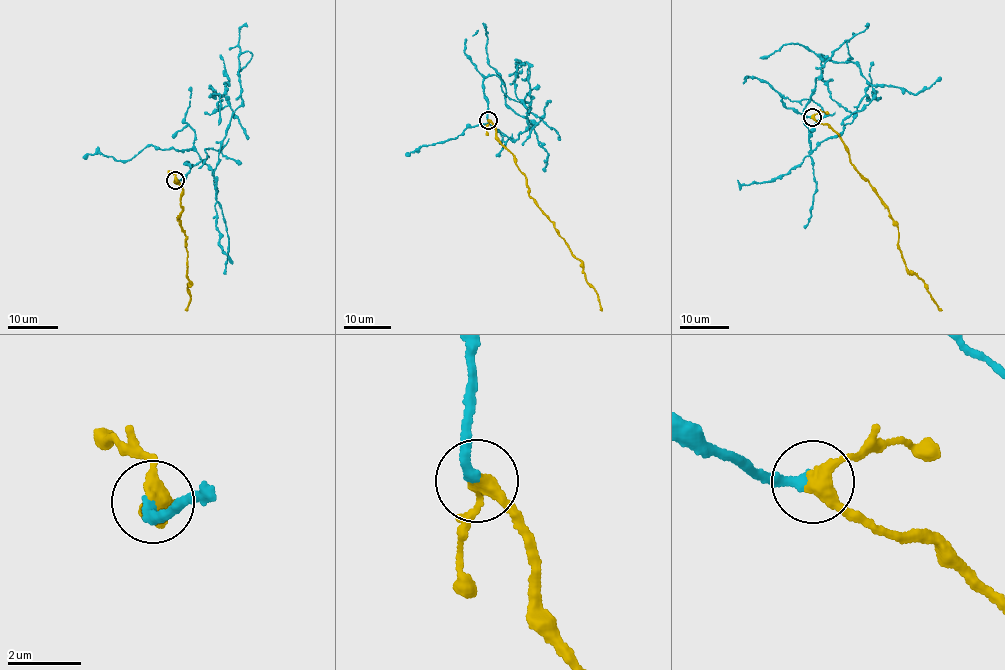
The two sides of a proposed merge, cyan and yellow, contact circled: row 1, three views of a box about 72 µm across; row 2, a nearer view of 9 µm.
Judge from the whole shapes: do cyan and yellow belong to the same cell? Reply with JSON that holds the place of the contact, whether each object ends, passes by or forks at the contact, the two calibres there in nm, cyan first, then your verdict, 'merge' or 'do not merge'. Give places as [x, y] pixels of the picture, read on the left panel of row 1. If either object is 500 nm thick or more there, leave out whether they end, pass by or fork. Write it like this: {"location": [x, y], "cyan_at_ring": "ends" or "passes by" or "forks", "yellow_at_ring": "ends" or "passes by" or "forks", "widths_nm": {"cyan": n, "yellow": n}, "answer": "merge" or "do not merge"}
{"location": [175, 180], "cyan_at_ring": "ends", "yellow_at_ring": "passes by", "widths_nm": {"cyan": 260, "yellow": 360}, "answer": "merge"}

